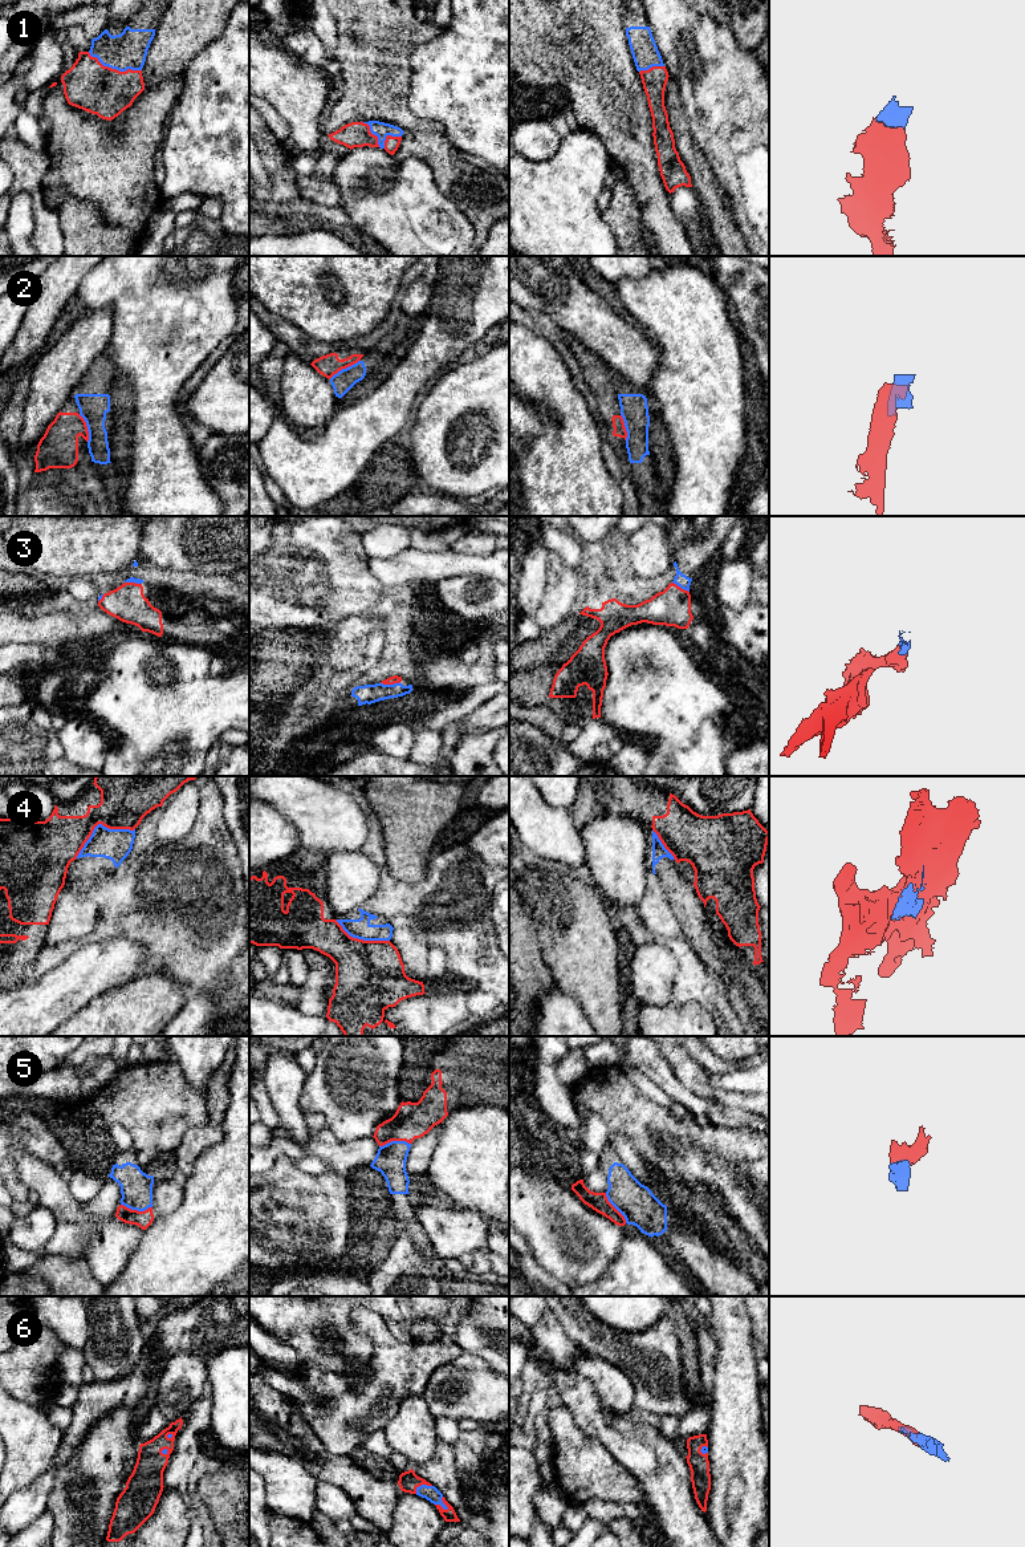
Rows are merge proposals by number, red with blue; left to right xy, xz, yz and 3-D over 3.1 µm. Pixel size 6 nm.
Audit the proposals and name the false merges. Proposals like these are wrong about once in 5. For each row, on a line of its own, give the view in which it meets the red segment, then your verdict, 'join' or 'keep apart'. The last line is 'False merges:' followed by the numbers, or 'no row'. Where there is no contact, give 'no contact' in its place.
1: contact in xy; join
2: contact in xz; keep apart
3: contact in xz; join
4: contact in xy; keep apart
5: contact in xy; join
6: contact in xz; join
False merges: 2, 4

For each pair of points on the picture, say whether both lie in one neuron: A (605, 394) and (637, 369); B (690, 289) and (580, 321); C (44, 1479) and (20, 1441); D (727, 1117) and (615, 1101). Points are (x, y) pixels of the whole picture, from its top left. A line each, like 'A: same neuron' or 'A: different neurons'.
A: different neurons
B: different neurons
C: different neurons
D: different neurons

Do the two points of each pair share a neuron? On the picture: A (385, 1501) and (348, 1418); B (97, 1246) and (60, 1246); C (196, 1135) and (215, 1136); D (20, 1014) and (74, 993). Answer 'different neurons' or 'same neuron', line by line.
A: different neurons
B: different neurons
C: same neuron
D: same neuron

